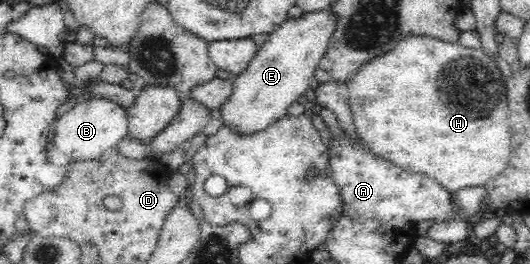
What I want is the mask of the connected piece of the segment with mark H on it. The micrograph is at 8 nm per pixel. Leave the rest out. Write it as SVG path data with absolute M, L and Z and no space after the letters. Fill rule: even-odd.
M405 36L395 44L387 53L374 57L370 62L359 68L354 80L349 82L349 105L353 115L356 132L374 154L382 157L395 165L402 164L402 168L410 172L424 173L426 177L434 179L442 185L446 191L458 192L468 186L485 186L490 179L498 176L510 162L511 157L511 132L509 131L509 109L507 88L504 83L504 76L500 72L496 61L488 56L481 47L469 48L460 42L446 42L431 36Z

